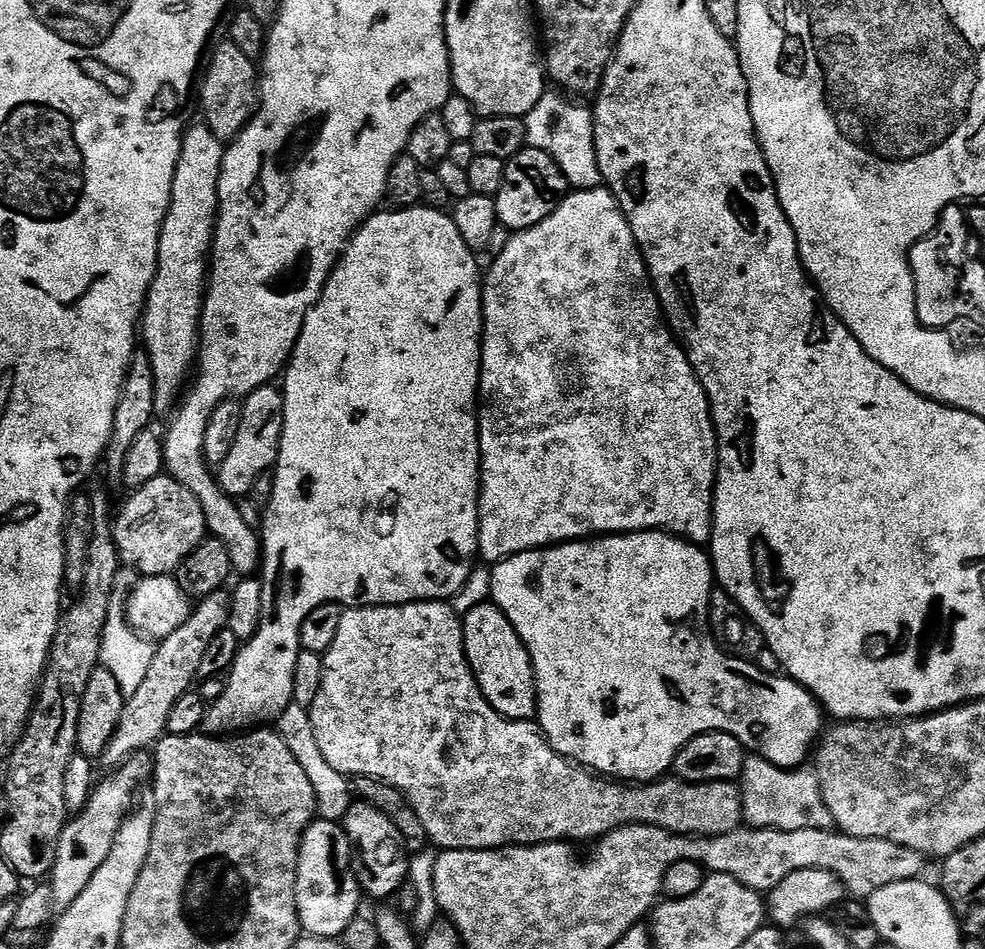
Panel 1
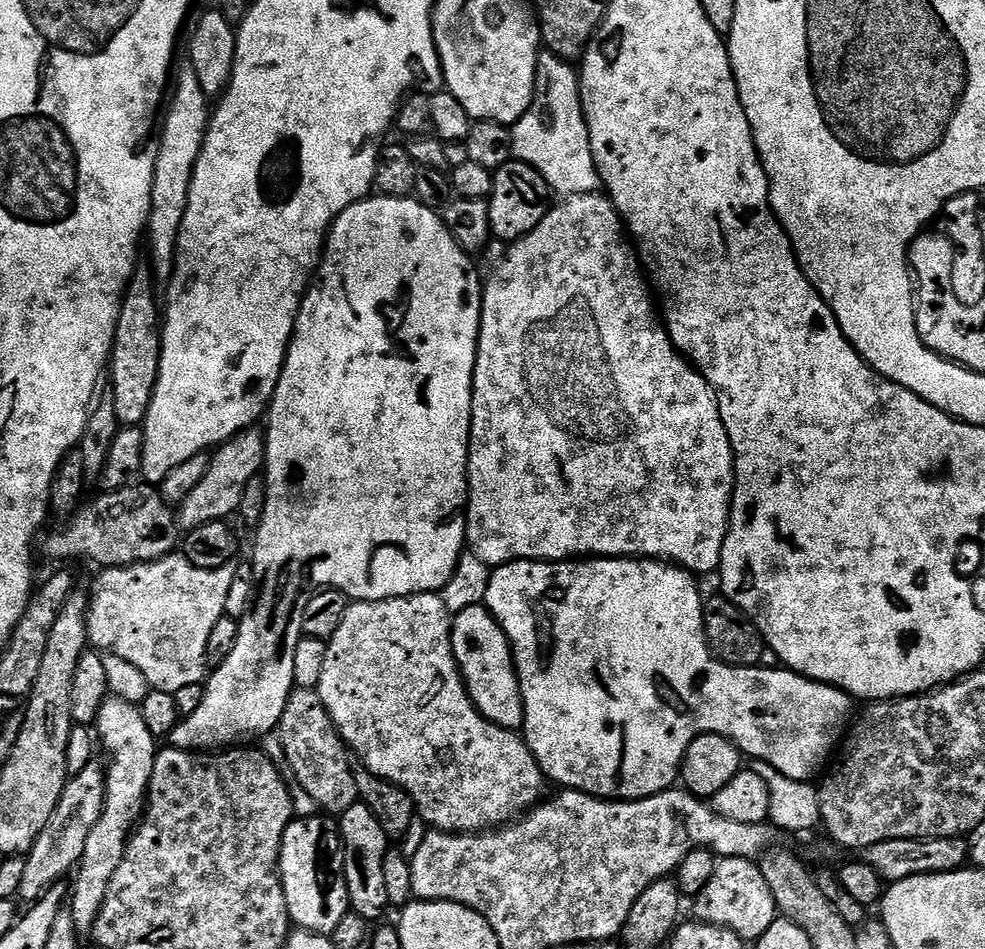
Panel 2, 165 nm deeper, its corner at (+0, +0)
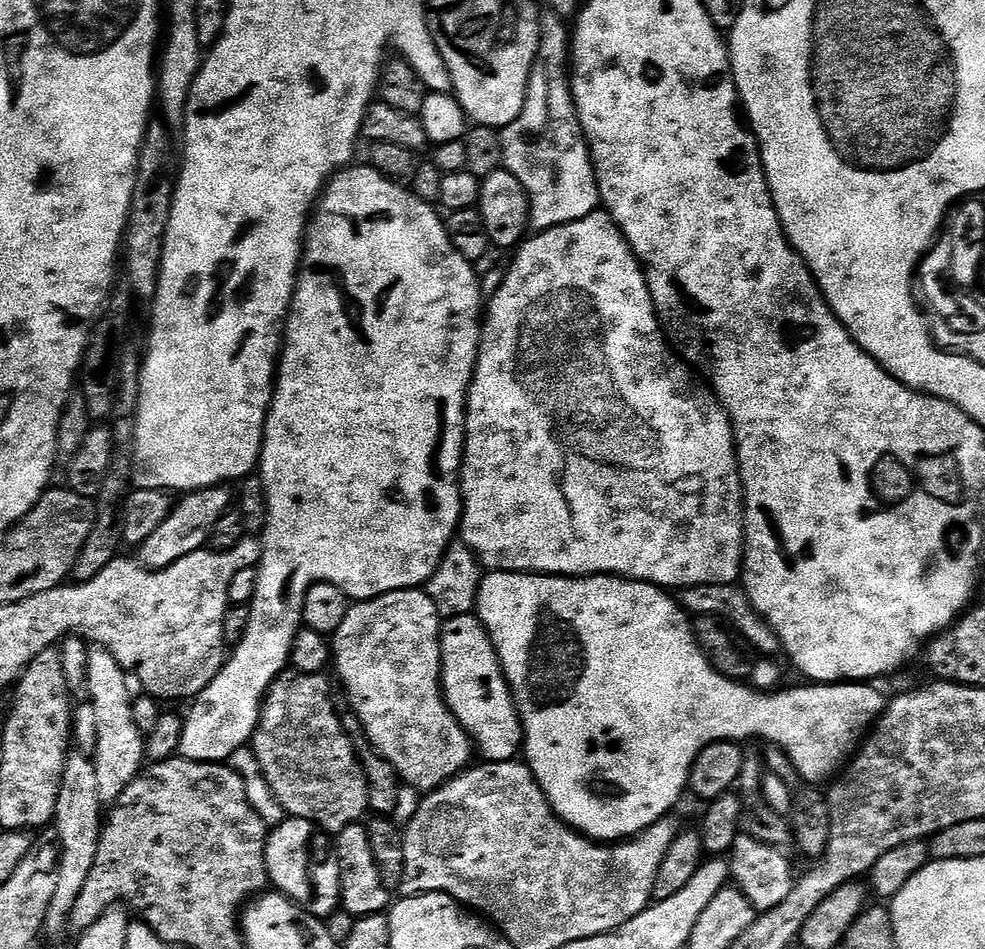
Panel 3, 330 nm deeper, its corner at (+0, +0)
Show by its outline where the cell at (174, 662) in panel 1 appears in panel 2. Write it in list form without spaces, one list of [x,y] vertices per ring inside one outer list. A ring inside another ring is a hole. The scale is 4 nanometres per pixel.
[[[93,762],[86,766],[86,770],[82,770],[76,776],[69,776],[68,784],[62,790],[62,798],[58,798],[58,806],[54,806],[54,814],[50,818],[50,822],[46,826],[46,830],[42,830],[42,834],[38,834],[38,842],[34,842],[34,846],[30,849],[26,857],[26,874],[22,874],[22,886],[20,887],[19,899],[21,901],[28,900],[27,902],[35,902],[48,891],[54,884],[61,883],[65,878],[64,875],[71,873],[73,869],[79,865],[82,854],[86,850],[86,842],[90,839],[90,833],[94,830],[94,825],[98,823],[98,818],[102,818],[102,806],[104,805],[104,799],[106,798],[106,772],[103,767],[98,766],[99,763]]]

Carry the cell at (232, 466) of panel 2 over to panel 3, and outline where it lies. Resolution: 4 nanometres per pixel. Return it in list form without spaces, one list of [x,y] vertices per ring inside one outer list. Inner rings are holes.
[[[224,486],[215,488],[199,488],[196,492],[187,493],[183,497],[184,500],[173,507],[171,514],[166,518],[166,522],[162,522],[162,526],[158,526],[158,530],[154,530],[154,534],[150,534],[150,538],[146,538],[144,543],[139,545],[138,559],[146,568],[165,568],[174,562],[178,562],[178,558],[186,558],[186,554],[201,551],[209,543],[212,535],[212,528],[218,522],[218,518],[222,518],[224,512],[229,511],[234,496],[228,493],[229,489]]]

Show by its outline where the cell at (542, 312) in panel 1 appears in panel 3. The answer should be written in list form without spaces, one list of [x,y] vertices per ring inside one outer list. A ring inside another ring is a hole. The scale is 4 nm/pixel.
[[[603,210],[594,211],[586,218],[578,218],[578,222],[546,228],[532,235],[515,249],[516,257],[513,258],[500,289],[493,294],[489,304],[487,301],[486,315],[480,328],[480,349],[476,355],[476,369],[472,375],[472,384],[468,387],[468,402],[464,410],[464,458],[458,477],[462,501],[458,532],[462,537],[462,543],[480,559],[485,569],[494,572],[530,572],[546,576],[623,576],[626,580],[641,580],[643,584],[654,584],[665,590],[673,590],[672,588],[683,590],[703,584],[736,584],[742,576],[744,558],[744,487],[740,485],[740,467],[736,461],[736,442],[732,439],[732,424],[728,421],[728,413],[720,407],[715,395],[703,383],[700,385],[692,381],[693,369],[670,347],[664,330],[660,327],[660,319],[656,317],[656,307],[650,298],[644,269],[632,252],[632,247],[625,242],[620,228],[612,217]]]

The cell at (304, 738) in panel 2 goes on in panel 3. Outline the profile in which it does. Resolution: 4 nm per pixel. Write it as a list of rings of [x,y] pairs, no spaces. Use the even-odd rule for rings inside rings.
[[[291,670],[281,672],[264,695],[260,721],[252,735],[250,747],[277,805],[281,809],[284,807],[289,817],[309,820],[317,829],[335,834],[346,830],[346,826],[361,823],[365,819],[364,812],[369,811],[368,783],[354,746],[343,730],[341,713],[336,713],[332,688],[326,677],[324,674],[302,674]]]

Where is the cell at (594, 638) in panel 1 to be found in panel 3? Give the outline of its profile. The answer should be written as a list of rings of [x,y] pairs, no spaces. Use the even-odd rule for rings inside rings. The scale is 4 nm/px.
[[[489,571],[480,582],[475,615],[483,622],[484,629],[496,648],[500,669],[508,679],[508,687],[512,689],[516,711],[519,712],[520,722],[524,725],[522,752],[525,757],[528,755],[526,757],[528,769],[534,774],[538,786],[544,791],[544,797],[548,799],[549,806],[557,816],[568,827],[590,840],[597,842],[631,840],[638,833],[654,826],[654,822],[665,819],[671,813],[668,811],[679,802],[680,795],[686,792],[688,775],[700,751],[707,744],[716,744],[719,740],[733,742],[765,740],[766,743],[781,748],[776,750],[783,753],[794,772],[804,779],[805,785],[820,786],[823,780],[831,781],[845,767],[846,761],[859,749],[864,737],[868,735],[872,725],[880,719],[880,714],[886,707],[886,697],[868,682],[835,684],[812,682],[807,685],[809,688],[786,689],[785,687],[783,690],[758,692],[747,683],[728,679],[716,671],[711,662],[705,658],[700,647],[696,645],[689,617],[679,603],[668,596],[671,595],[657,585],[643,584],[641,580],[626,580],[623,576],[546,576],[530,572]]]

